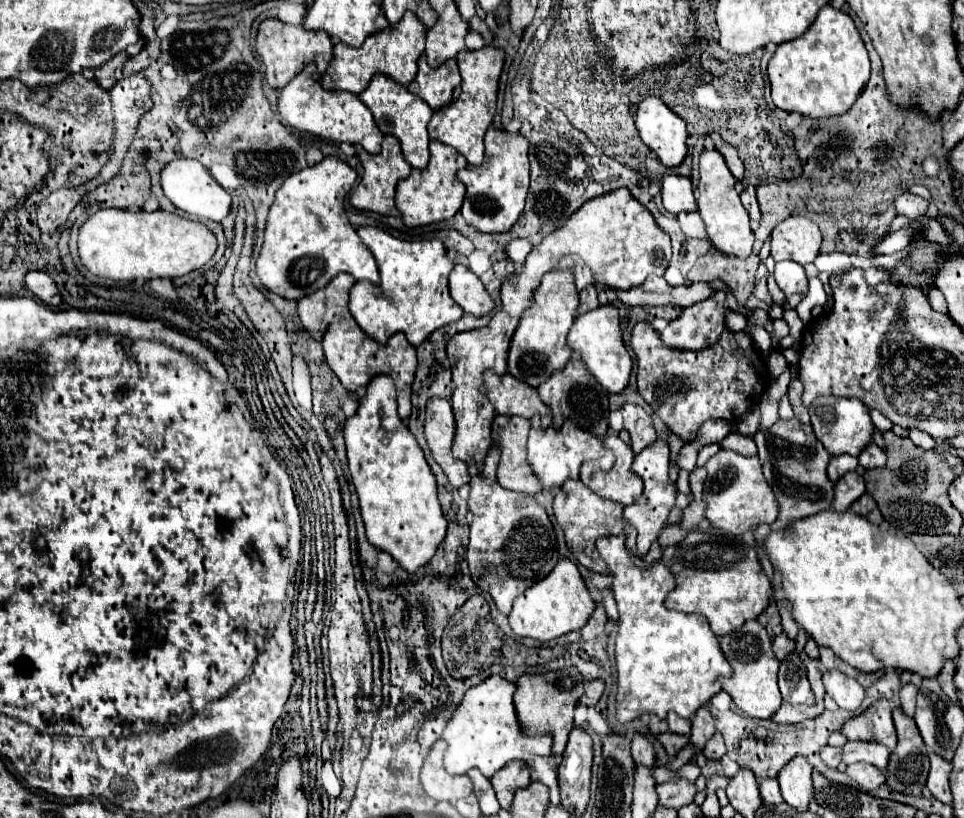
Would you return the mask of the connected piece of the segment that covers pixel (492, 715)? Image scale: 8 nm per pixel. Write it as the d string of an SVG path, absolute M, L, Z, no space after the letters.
M489 676L481 684L467 690L463 702L459 704L457 712L449 720L443 740L447 740L445 752L445 770L451 774L467 774L471 768L479 768L487 778L491 778L497 770L501 770L507 762L519 760L533 768L535 760L553 758L551 746L553 738L549 732L529 736L521 730L517 722L517 712L513 706L513 692L515 684L507 682L501 676Z

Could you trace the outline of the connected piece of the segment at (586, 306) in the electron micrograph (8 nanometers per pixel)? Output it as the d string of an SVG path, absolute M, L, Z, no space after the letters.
M593 286L581 290L581 304L579 304L579 310L577 310L577 312L583 314L583 312L593 310L593 308L597 308L597 306L599 306L599 302L597 302L597 290L595 290Z

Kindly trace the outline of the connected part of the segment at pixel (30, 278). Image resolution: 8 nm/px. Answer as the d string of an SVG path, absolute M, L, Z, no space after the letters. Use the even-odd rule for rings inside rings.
M29 272L25 278L25 288L29 294L39 298L47 306L57 306L61 302L61 294L57 290L55 280L47 272Z

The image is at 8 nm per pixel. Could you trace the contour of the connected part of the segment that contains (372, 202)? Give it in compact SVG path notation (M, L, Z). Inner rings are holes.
M385 136L381 146L383 148L379 154L369 154L361 146L357 146L357 156L359 156L365 172L363 172L359 186L351 194L351 204L359 210L371 210L371 212L377 212L383 216L399 216L399 210L395 208L395 188L397 188L399 180L403 180L411 174L411 166L403 158L399 140L395 136Z

